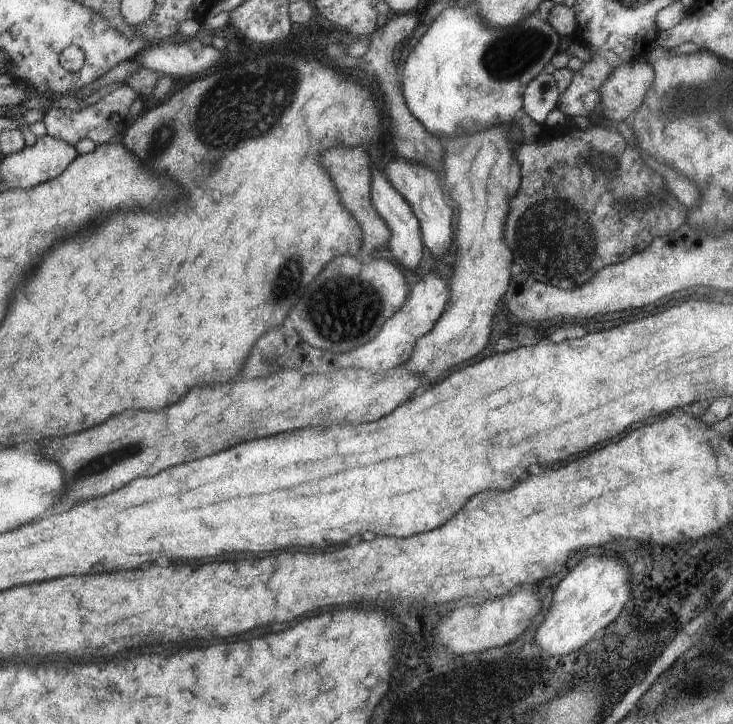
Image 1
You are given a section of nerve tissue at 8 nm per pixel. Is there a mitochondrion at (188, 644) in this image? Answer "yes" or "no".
no

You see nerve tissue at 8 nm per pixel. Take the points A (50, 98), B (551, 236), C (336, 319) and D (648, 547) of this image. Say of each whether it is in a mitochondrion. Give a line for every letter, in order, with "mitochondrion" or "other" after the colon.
A: other
B: mitochondrion
C: mitochondrion
D: other

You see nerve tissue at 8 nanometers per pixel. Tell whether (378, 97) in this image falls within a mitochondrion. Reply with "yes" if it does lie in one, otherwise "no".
no

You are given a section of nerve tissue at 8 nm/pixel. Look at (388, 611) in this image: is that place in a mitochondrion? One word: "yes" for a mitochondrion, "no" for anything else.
no

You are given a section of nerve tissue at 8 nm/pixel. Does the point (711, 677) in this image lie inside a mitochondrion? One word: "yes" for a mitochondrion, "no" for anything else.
yes

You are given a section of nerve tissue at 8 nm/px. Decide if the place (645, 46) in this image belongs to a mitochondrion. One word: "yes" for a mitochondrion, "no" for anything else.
no

